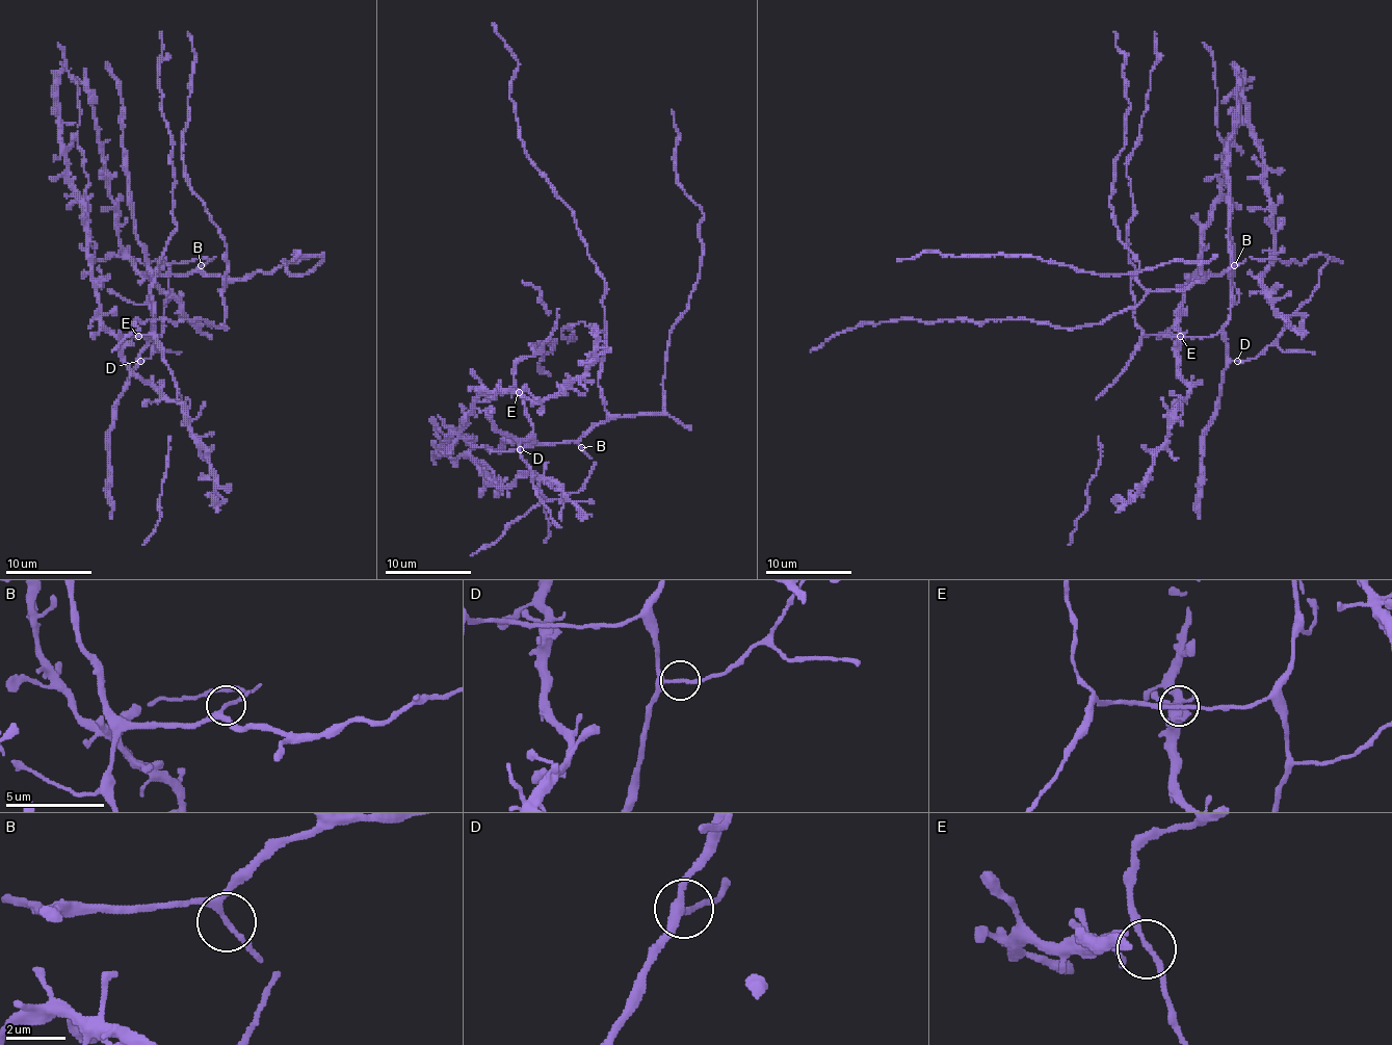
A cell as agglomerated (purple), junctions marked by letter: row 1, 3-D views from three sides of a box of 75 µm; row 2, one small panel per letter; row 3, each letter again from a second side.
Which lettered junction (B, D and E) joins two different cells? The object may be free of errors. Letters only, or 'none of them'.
none of them

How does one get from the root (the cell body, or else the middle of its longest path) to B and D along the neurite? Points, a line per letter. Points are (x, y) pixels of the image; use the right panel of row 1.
B: (1178, 337), (1213, 337), (1222, 328), (1230, 313), (1232, 287), (1228, 271), (1234, 265)
D: (1178, 337), (1213, 337), (1219, 333), (1228, 357), (1237, 361)

